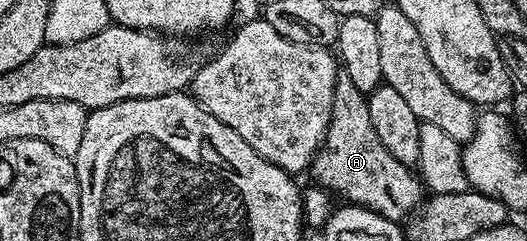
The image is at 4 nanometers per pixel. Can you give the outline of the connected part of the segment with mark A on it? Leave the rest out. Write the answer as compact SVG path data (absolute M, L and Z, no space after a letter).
M343 75L336 78L332 118L320 150L312 159L311 173L319 188L365 209L373 209L397 223L411 217L426 197L421 178L382 147L382 139L378 139L378 131L374 131L374 123L370 120L367 96L359 93L354 83Z

